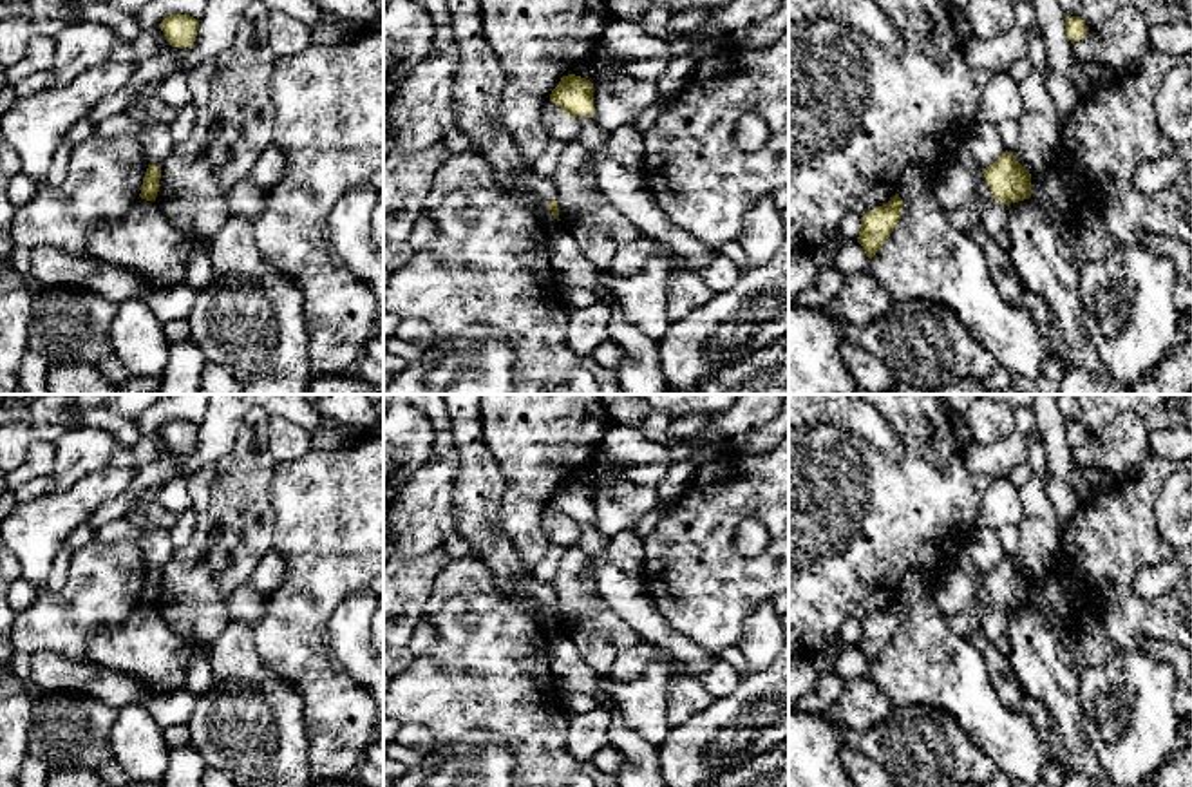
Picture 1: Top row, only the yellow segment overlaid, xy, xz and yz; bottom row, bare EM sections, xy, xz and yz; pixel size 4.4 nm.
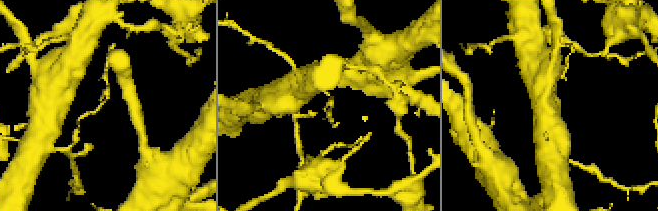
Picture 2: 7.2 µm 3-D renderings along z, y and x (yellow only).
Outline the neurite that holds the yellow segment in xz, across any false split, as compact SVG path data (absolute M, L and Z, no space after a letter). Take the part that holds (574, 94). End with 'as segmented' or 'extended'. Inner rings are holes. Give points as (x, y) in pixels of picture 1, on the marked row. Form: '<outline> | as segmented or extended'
M575 74L563 76L550 101L557 103L564 116L593 118L593 83Z | as segmented

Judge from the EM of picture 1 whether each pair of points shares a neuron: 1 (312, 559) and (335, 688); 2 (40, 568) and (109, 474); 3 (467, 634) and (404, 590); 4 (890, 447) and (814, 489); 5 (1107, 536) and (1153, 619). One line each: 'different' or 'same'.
1: same
2: same
3: different
4: different
5: same

